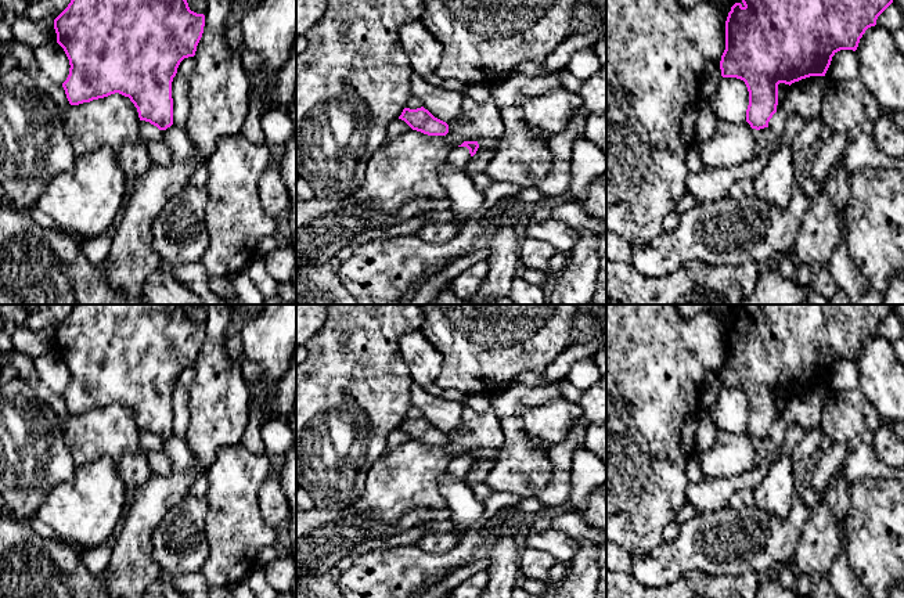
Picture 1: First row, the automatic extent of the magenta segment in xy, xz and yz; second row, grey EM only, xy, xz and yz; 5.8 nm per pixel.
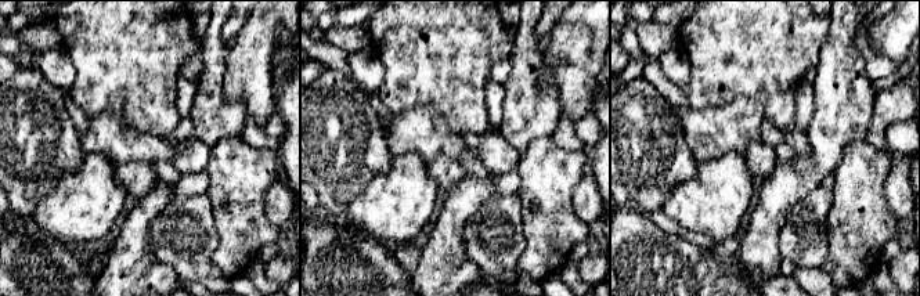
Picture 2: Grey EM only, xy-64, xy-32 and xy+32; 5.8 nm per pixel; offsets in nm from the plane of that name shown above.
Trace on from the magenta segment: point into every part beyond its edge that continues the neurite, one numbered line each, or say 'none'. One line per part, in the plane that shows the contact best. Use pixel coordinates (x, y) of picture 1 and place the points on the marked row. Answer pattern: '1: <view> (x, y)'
none

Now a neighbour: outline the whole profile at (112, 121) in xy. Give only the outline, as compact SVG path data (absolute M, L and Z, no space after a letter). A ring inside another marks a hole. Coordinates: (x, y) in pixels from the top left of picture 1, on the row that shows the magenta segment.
M119 93L60 109L76 156L102 147L118 154L127 143L147 143L140 134L137 108L129 97Z

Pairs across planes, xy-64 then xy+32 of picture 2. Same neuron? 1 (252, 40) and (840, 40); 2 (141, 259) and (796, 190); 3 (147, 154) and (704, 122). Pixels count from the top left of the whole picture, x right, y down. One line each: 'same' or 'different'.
1: different
2: same
3: same

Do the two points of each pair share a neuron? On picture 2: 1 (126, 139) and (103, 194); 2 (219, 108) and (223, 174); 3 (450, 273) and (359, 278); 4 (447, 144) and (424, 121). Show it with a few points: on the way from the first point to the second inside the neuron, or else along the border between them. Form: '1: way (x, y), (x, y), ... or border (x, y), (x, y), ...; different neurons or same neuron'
1: border (86, 154), (104, 152), (115, 163); different neurons
2: border (240, 134), (223, 137), (212, 148); different neurons
3: border (410, 274), (411, 281); different neurons
4: way (442, 140), (428, 126); same neuron

